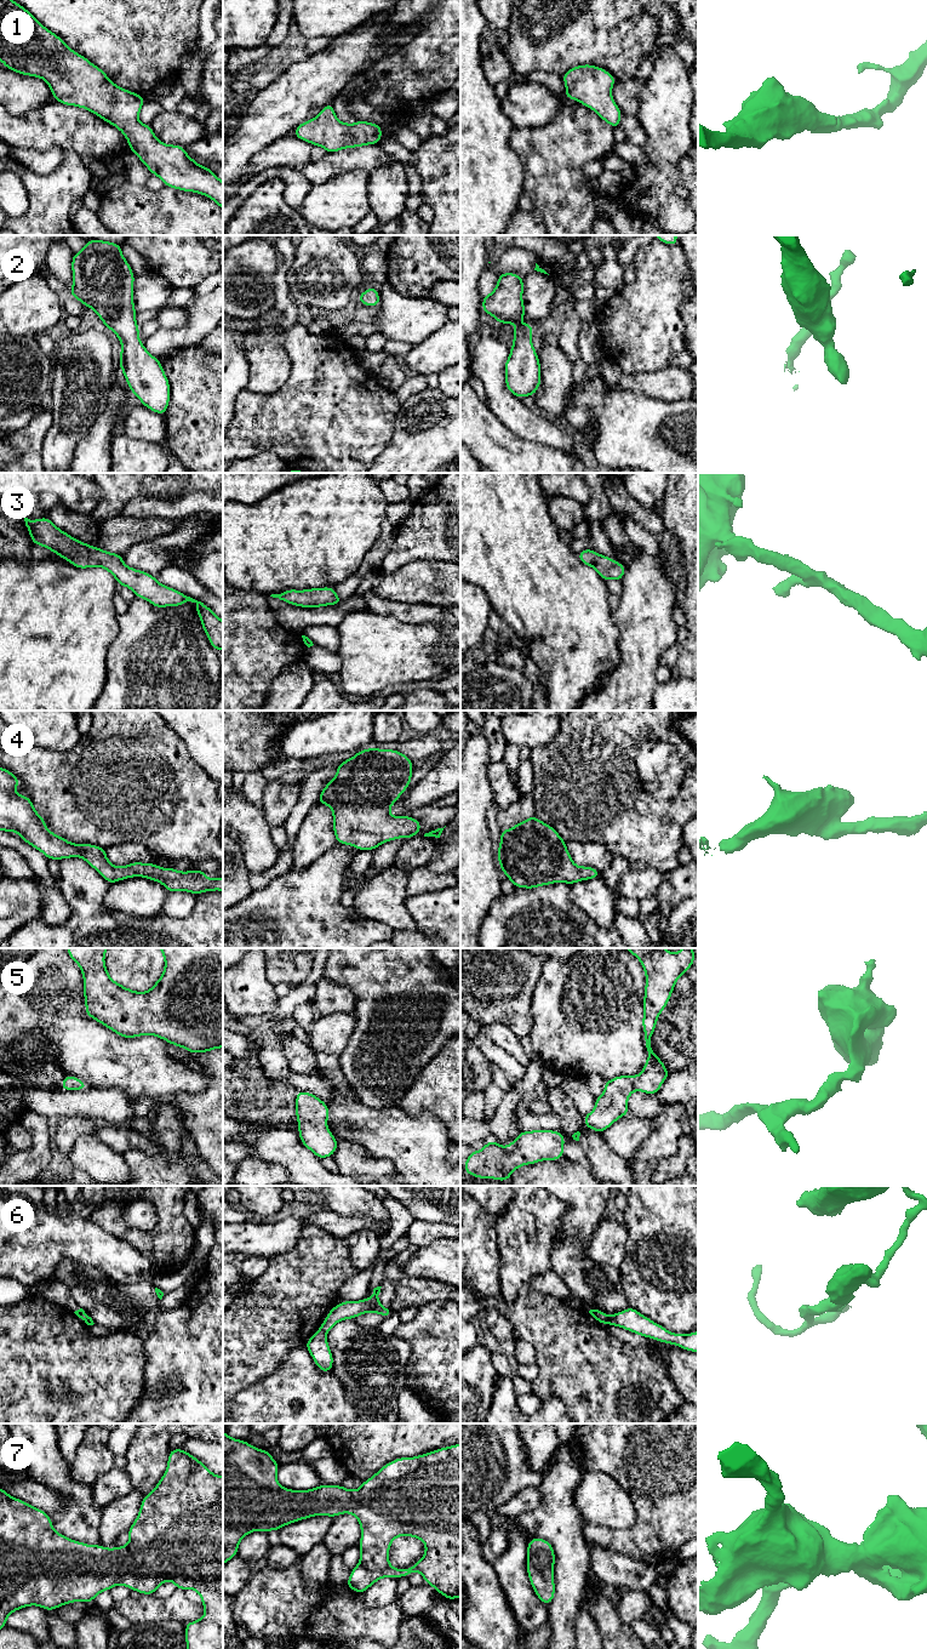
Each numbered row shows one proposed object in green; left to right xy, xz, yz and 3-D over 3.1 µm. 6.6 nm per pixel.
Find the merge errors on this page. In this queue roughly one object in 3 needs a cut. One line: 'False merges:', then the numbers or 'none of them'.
False merges: 6

